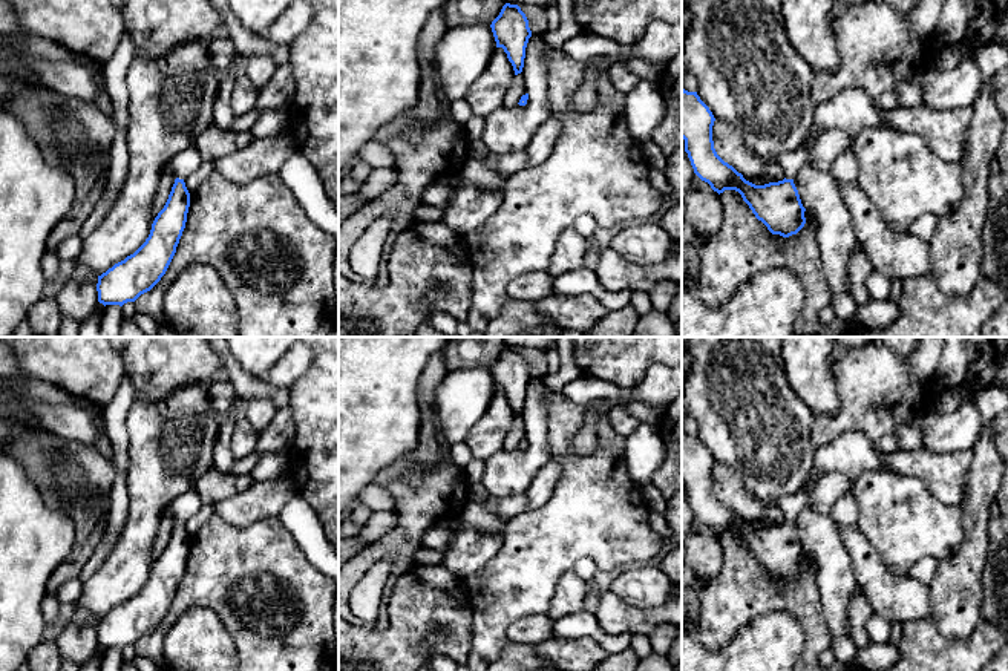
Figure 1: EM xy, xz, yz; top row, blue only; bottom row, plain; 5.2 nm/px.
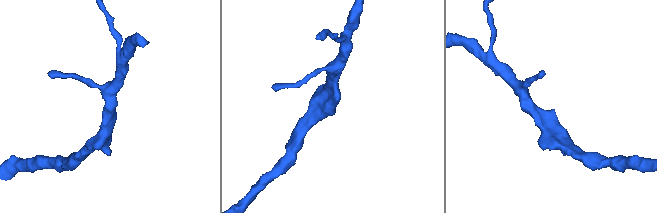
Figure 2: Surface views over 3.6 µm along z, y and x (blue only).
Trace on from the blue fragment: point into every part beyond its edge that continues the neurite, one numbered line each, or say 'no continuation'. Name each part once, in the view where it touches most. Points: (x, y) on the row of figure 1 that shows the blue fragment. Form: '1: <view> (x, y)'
1: yz (791, 163)

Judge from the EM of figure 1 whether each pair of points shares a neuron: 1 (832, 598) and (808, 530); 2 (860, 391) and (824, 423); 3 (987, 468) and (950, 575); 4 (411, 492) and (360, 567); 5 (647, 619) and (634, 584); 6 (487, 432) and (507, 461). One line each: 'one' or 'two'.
1: one
2: one
3: one
4: one
5: two
6: two

